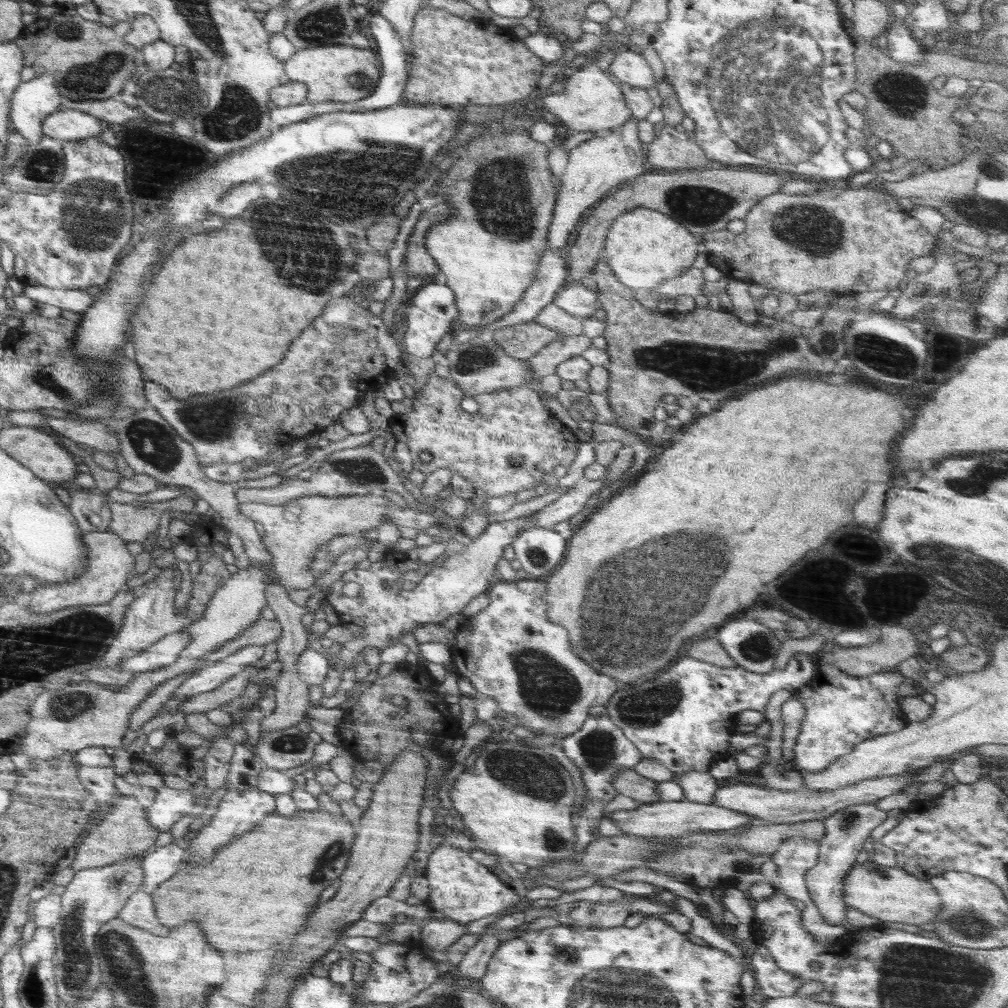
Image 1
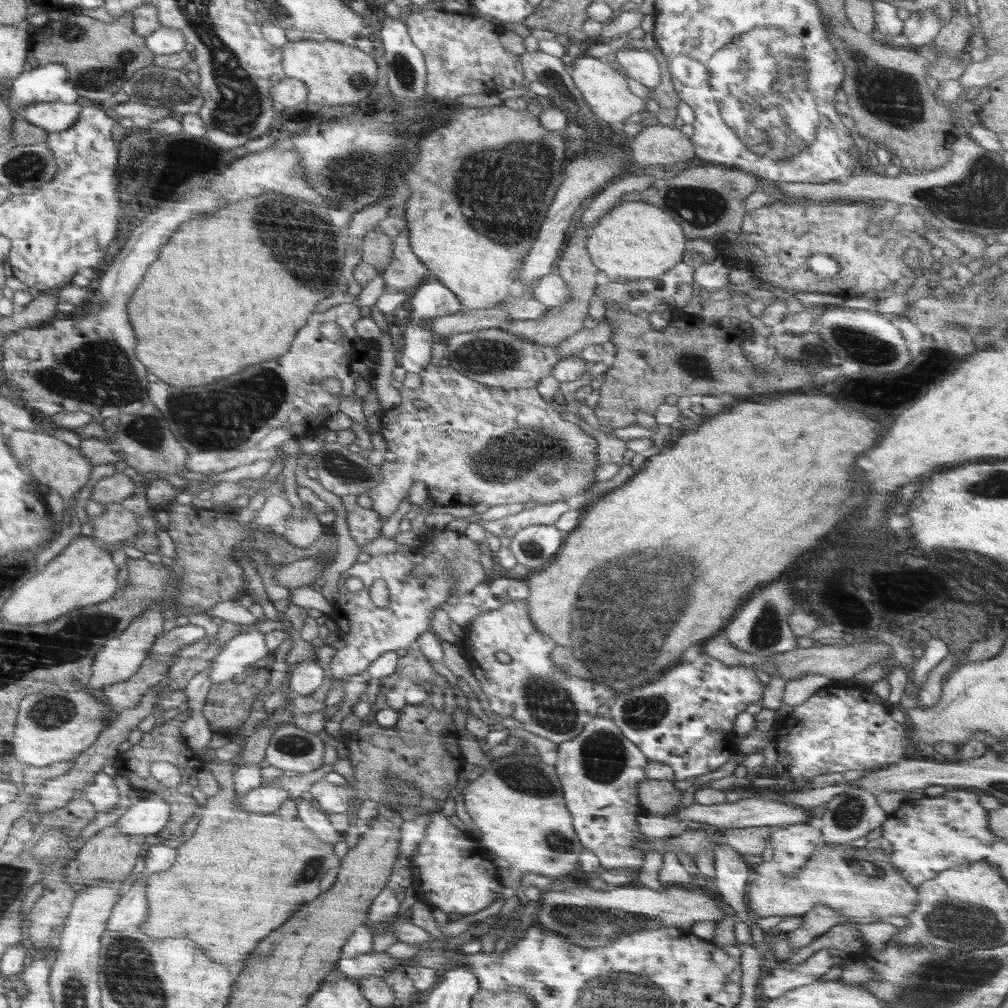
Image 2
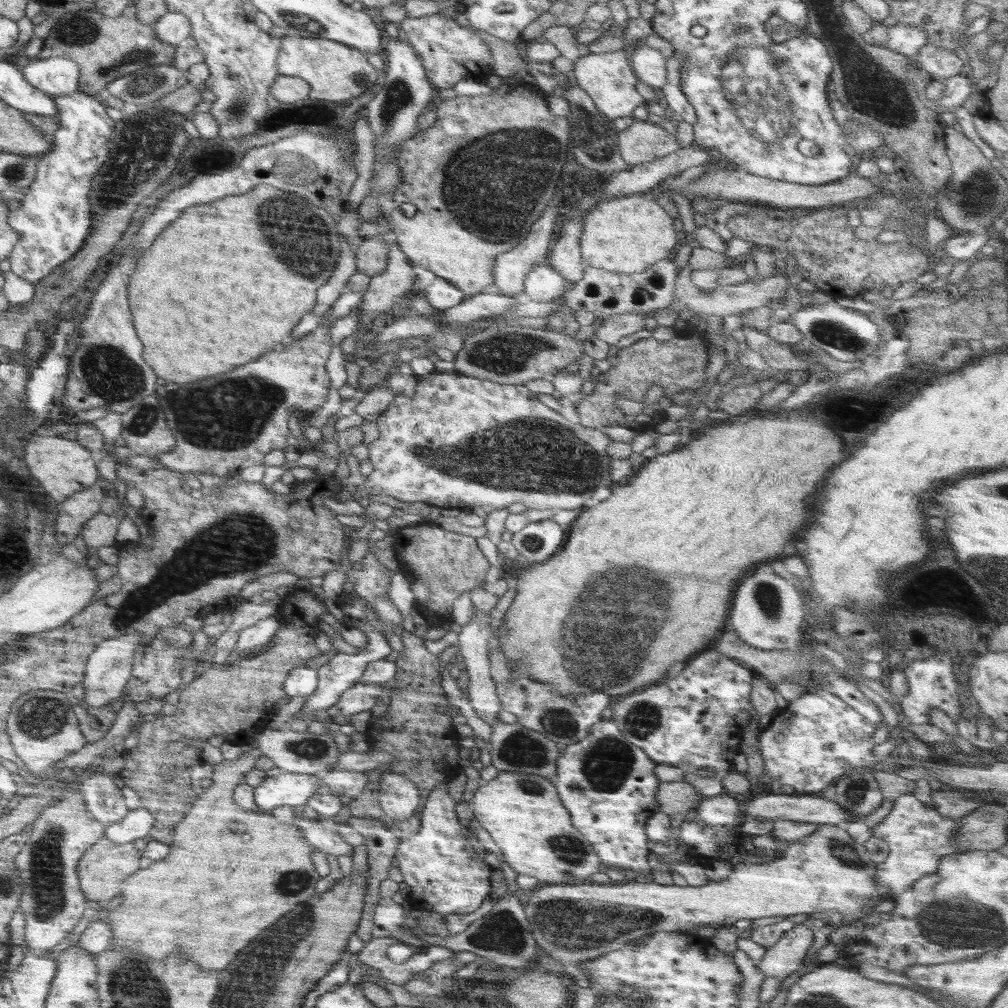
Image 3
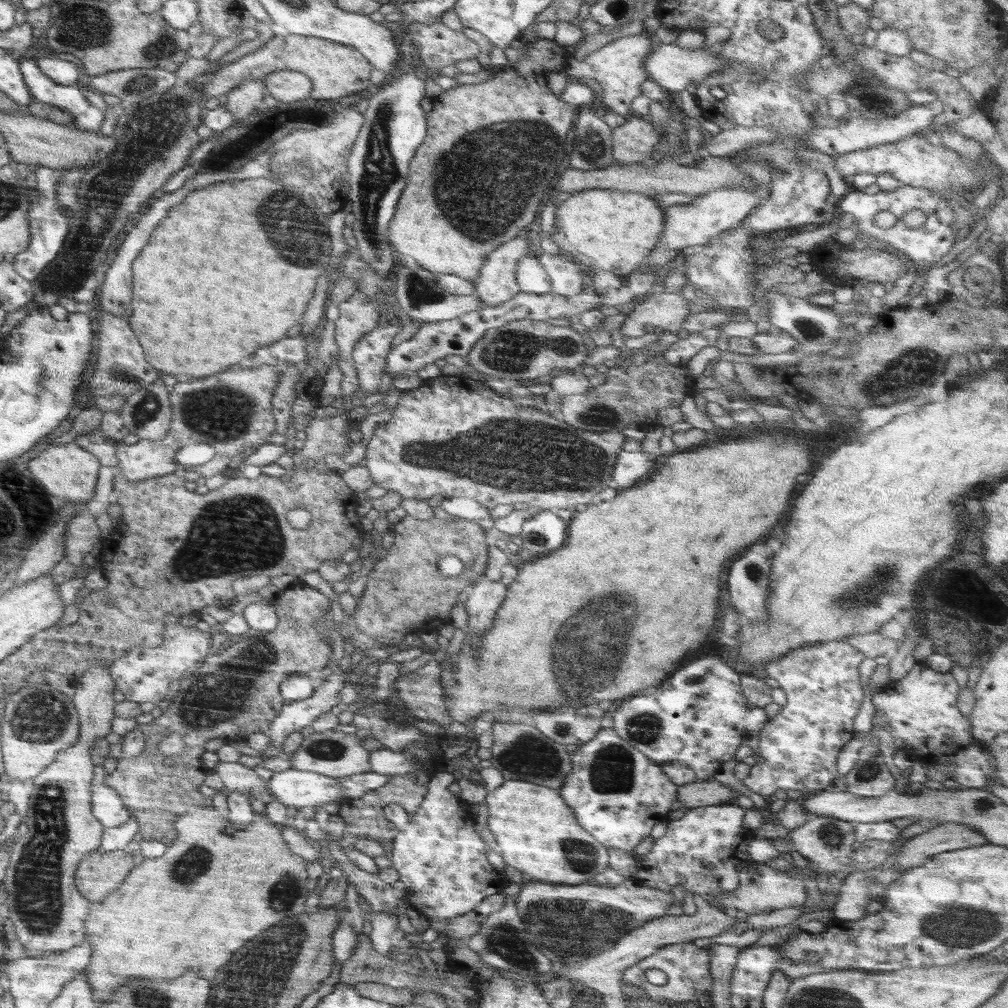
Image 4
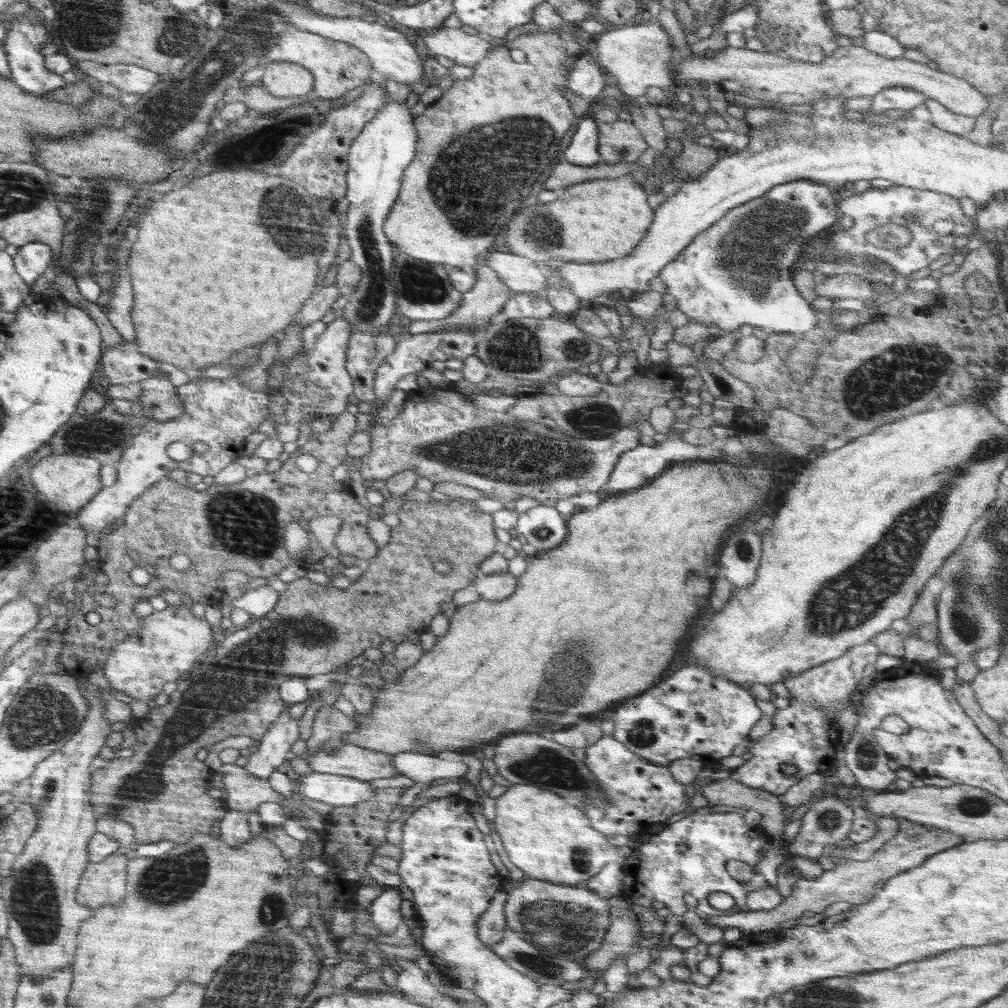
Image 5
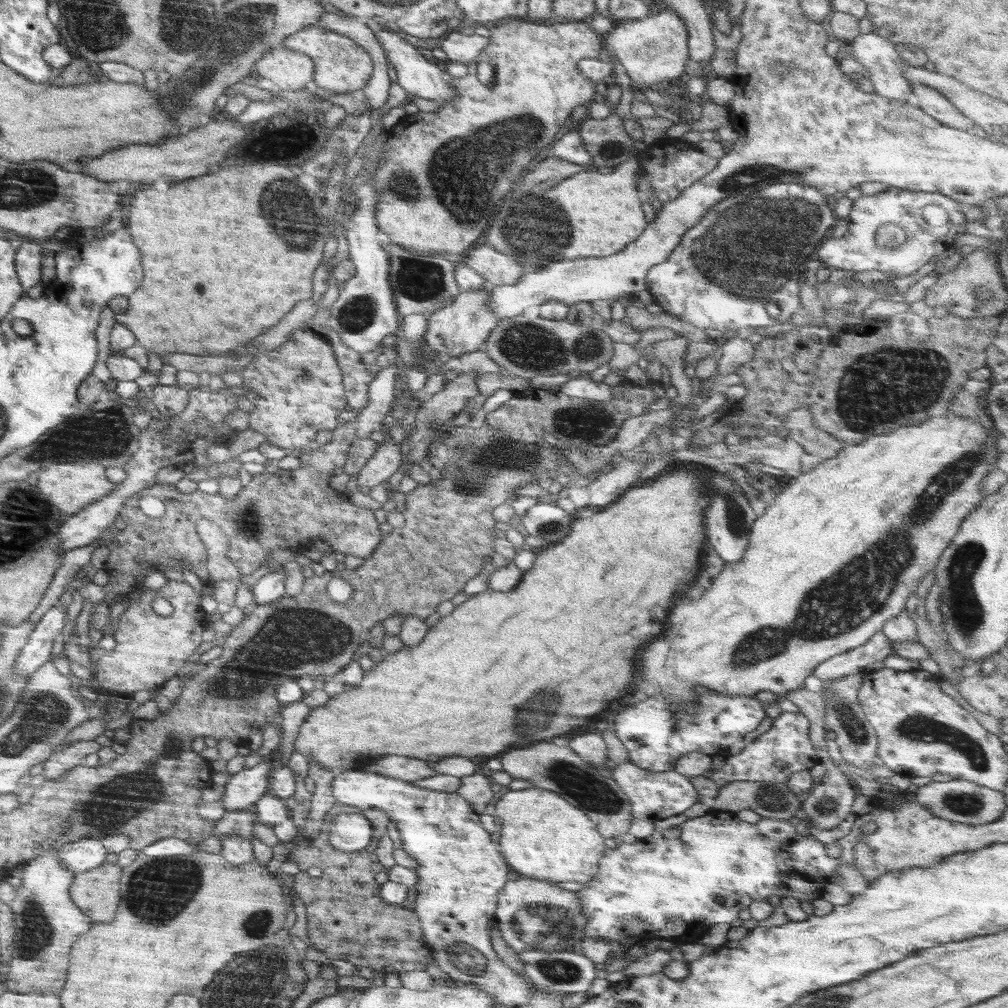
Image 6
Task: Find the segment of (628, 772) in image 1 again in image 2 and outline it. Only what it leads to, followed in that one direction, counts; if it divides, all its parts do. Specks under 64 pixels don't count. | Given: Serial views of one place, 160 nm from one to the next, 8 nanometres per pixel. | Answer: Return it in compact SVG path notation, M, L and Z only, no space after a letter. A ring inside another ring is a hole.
M646 778L637 784L637 797L647 813L674 816L681 806L682 792L674 787L674 781Z

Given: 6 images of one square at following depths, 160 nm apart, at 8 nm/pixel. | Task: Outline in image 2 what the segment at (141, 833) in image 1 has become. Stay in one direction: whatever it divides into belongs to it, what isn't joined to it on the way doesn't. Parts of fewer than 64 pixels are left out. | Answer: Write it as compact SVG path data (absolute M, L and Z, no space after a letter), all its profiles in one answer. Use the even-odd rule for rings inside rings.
M116 823L105 827L90 837L80 848L74 859L66 867L66 882L75 887L96 886L96 884L108 884L108 886L121 885L120 880L128 879L130 870L136 866L140 846L144 844L145 835L124 834Z

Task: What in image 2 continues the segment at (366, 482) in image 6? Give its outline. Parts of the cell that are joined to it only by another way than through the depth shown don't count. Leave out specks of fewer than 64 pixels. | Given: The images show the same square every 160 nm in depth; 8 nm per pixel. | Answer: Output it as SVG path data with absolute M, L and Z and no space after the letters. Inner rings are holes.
M446 362L441 365L428 365L422 372L421 376L421 386L417 390L411 390L410 388L402 388L400 396L402 401L396 407L391 410L385 411L381 414L380 418L380 429L377 434L378 444L385 446L386 450L394 453L396 457L395 462L384 461L380 465L381 469L381 483L377 488L371 488L367 495L372 499L374 511L377 511L379 518L381 518L382 523L388 520L396 510L398 510L398 505L402 500L408 496L409 488L415 482L423 482L428 489L429 498L435 504L440 504L444 506L456 507L457 504L460 505L470 505L483 503L494 505L512 504L512 503L522 503L536 501L537 504L551 503L559 500L568 501L572 496L576 496L586 492L586 488L592 483L598 482L595 477L594 471L598 469L600 462L598 462L597 448L598 443L596 439L590 437L586 432L582 431L580 426L572 423L570 420L566 419L560 412L555 410L551 405L553 400L546 400L538 394L535 388L528 389L500 389L497 387L488 387L484 384L480 384L466 376L460 374L454 368L448 366ZM541 476L551 476L554 481L552 483L544 483Z

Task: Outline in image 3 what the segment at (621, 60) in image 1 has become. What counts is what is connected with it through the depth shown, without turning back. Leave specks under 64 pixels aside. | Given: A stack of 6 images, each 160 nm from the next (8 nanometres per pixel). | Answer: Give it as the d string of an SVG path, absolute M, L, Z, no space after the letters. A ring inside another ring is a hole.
M638 45L631 51L631 67L640 81L662 88L667 83L666 59L662 52Z

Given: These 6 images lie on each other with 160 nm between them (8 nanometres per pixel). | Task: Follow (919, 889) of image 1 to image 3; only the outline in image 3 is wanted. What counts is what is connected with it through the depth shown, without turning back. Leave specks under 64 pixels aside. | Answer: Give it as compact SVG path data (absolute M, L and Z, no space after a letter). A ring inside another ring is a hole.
M822 824L812 833L806 835L804 838L797 840L792 845L789 845L781 855L778 855L775 860L770 863L761 863L760 865L753 865L752 863L740 863L738 866L733 866L732 874L728 876L727 880L722 882L709 882L704 886L664 886L664 884L642 884L638 882L618 882L613 884L572 884L572 886L564 886L560 884L541 884L540 888L532 890L532 897L523 906L527 919L532 925L532 936L537 943L540 951L550 955L553 959L559 961L565 968L565 972L572 972L576 970L576 964L578 962L585 961L586 959L598 958L606 953L611 953L613 950L622 948L627 942L640 940L652 935L656 932L673 932L673 931L690 931L690 929L696 929L696 926L711 925L716 927L719 925L732 925L738 920L754 920L755 918L766 918L767 916L783 916L788 917L793 914L811 914L812 912L823 911L836 911L843 914L844 918L842 922L849 923L855 921L857 916L863 914L864 909L872 901L872 895L877 891L877 884L874 882L874 873L876 873L877 864L870 859L866 847L861 843L858 843L848 835L846 832L846 826L834 825L834 824Z

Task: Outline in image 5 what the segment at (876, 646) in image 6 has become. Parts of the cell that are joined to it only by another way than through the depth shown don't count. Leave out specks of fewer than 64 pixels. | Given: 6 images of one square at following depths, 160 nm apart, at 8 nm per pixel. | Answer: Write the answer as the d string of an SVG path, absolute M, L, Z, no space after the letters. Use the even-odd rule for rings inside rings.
M870 641L852 646L844 654L823 662L818 666L784 680L783 685L789 690L789 706L776 709L773 715L773 728L769 734L748 744L747 750L752 757L733 770L730 778L744 786L763 788L776 796L784 794L791 786L798 784L801 778L809 774L822 773L834 768L836 748L842 745L838 729L838 714L843 711L843 704L864 677L864 667L876 661L881 652ZM819 706L837 708L835 713L821 711ZM783 762L792 762L798 768L796 775L786 775L780 770Z

